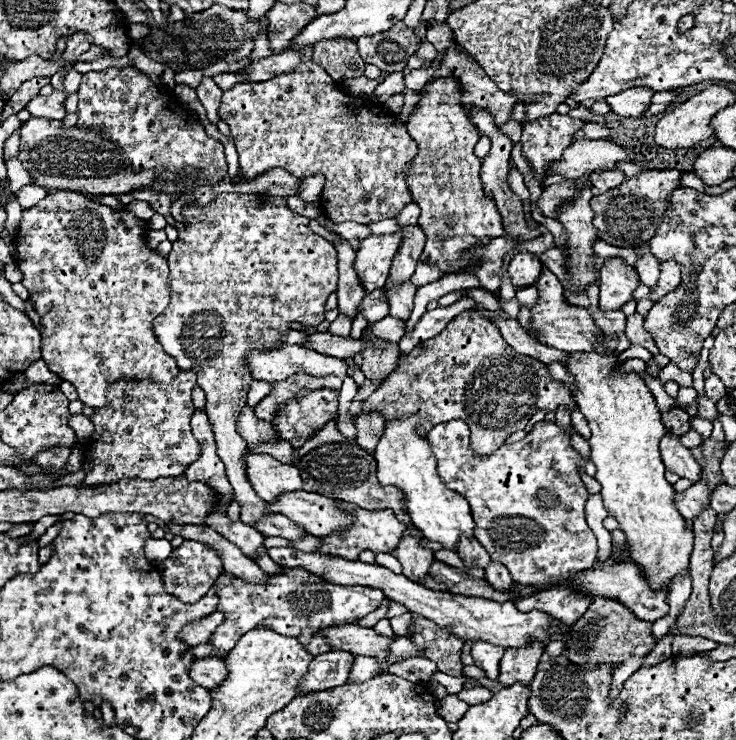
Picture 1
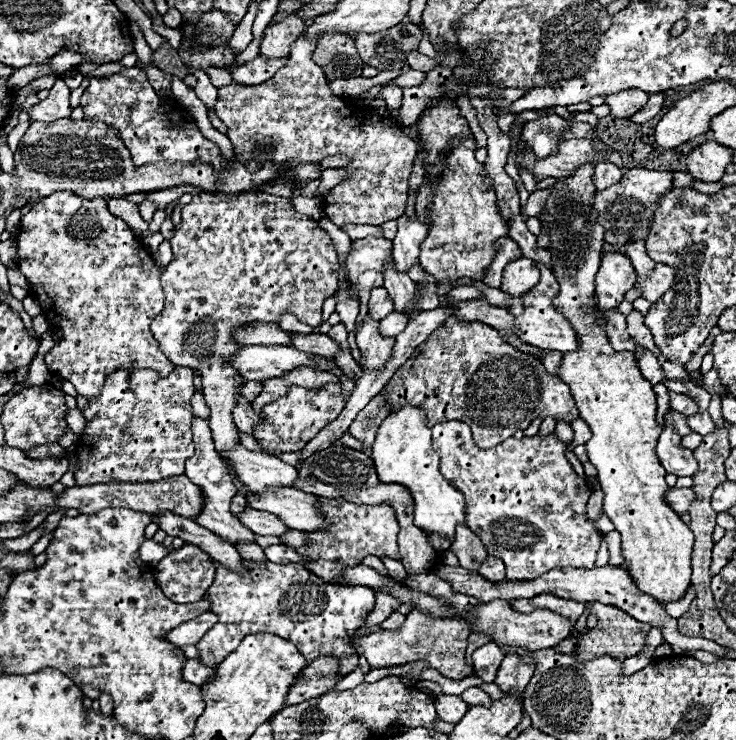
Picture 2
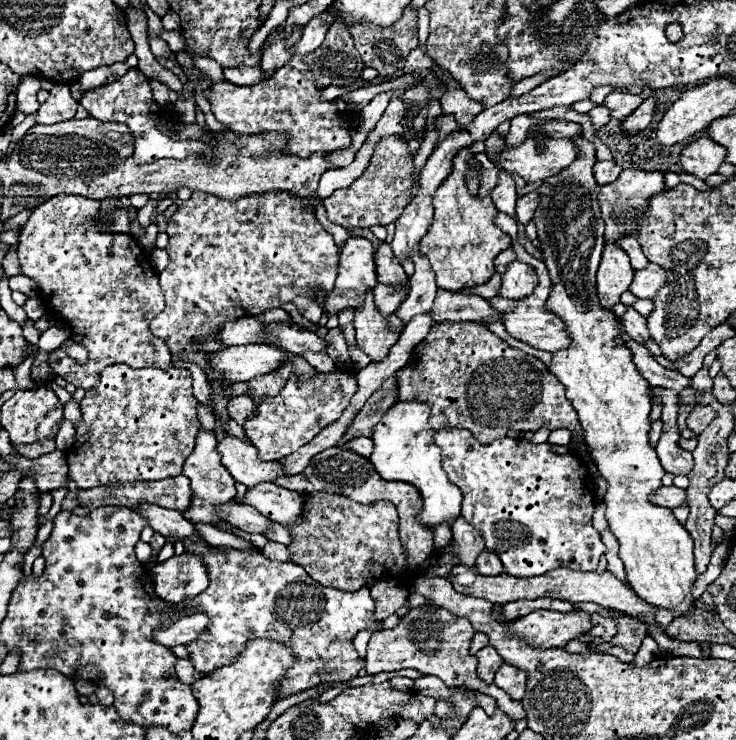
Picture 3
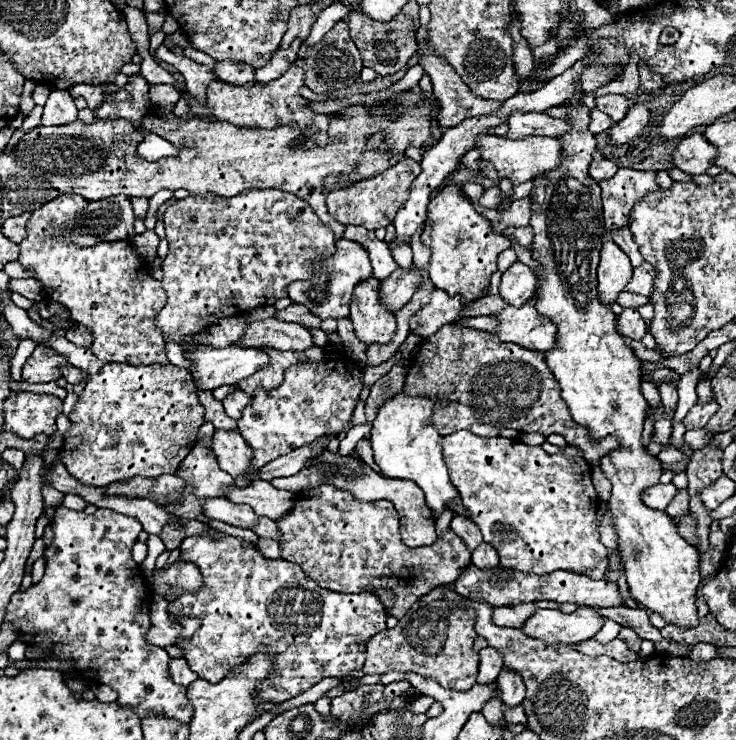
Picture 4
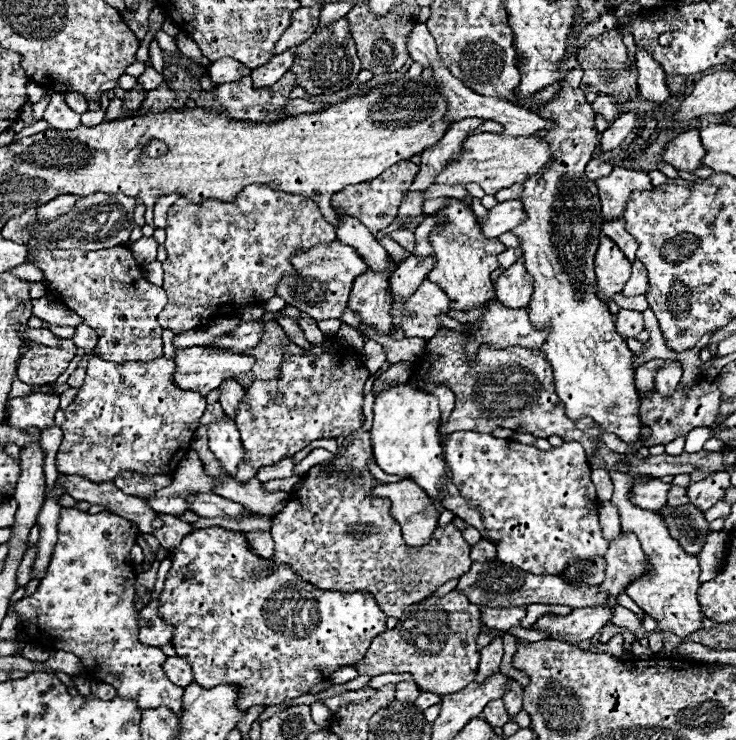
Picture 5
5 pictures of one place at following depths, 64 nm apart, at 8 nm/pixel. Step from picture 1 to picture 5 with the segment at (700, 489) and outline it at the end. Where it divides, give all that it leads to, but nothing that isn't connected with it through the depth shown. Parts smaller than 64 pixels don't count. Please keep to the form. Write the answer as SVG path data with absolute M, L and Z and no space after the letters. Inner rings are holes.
M654 478L646 484L638 484L632 490L632 502L644 510L660 510L666 504L668 492L670 492L670 484L664 484L658 478Z

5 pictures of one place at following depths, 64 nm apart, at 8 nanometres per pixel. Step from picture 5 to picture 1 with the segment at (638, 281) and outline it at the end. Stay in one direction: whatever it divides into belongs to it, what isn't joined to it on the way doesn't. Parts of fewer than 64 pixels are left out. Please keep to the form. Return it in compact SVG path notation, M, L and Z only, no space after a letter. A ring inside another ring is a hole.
M666 260L662 262L662 274L660 274L660 280L658 280L658 286L652 290L652 296L650 300L658 302L666 292L674 290L680 286L680 278L682 278L682 266L674 260Z

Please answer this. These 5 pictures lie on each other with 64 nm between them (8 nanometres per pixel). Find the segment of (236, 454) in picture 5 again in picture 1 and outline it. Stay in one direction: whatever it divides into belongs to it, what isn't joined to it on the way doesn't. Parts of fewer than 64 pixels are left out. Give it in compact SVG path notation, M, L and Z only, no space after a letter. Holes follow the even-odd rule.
M246 454L248 478L258 492L260 498L266 502L278 500L278 496L286 492L304 490L304 482L300 478L300 470L290 464L282 464L268 454Z

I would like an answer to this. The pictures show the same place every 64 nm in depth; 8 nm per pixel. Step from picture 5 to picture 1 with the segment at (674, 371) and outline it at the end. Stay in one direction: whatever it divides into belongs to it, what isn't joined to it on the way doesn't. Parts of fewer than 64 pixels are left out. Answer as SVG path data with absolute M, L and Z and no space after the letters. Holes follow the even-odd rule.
M666 434L660 442L660 452L662 452L662 460L666 470L676 472L682 478L688 478L692 482L700 480L700 466L694 462L690 450L686 446L680 444L676 434Z

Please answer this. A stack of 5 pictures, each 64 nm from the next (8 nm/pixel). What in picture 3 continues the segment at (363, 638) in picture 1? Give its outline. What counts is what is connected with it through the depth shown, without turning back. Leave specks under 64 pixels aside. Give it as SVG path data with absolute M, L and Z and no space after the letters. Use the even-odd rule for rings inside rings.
M424 604L414 610L410 610L396 628L392 630L380 630L374 632L368 642L366 652L366 670L368 674L380 674L380 672L392 672L392 670L404 670L414 668L418 672L438 676L446 686L466 686L468 690L480 690L480 692L492 696L514 720L522 720L526 716L520 702L512 700L506 692L495 684L486 684L478 680L476 676L476 658L470 656L470 640L474 636L474 628L466 618L454 616L448 610Z

